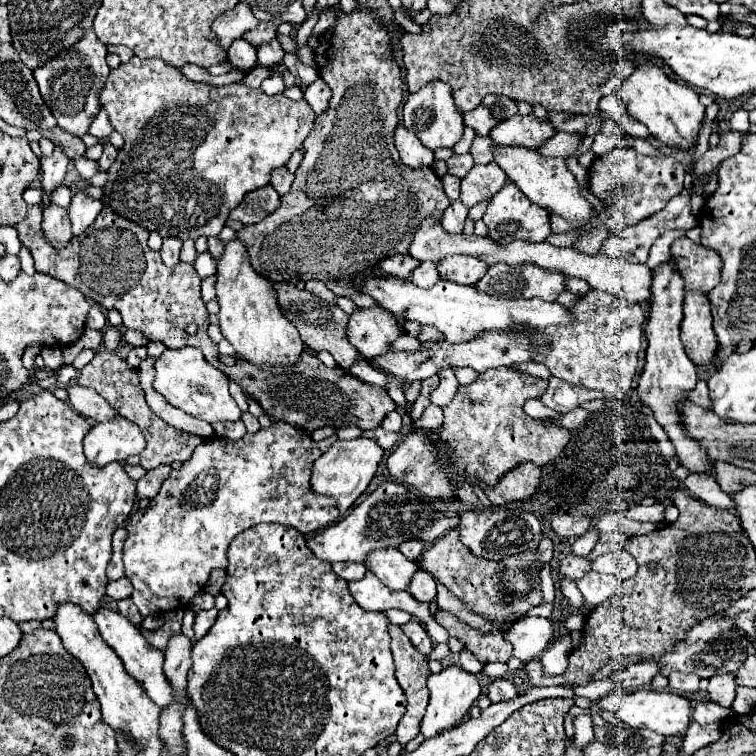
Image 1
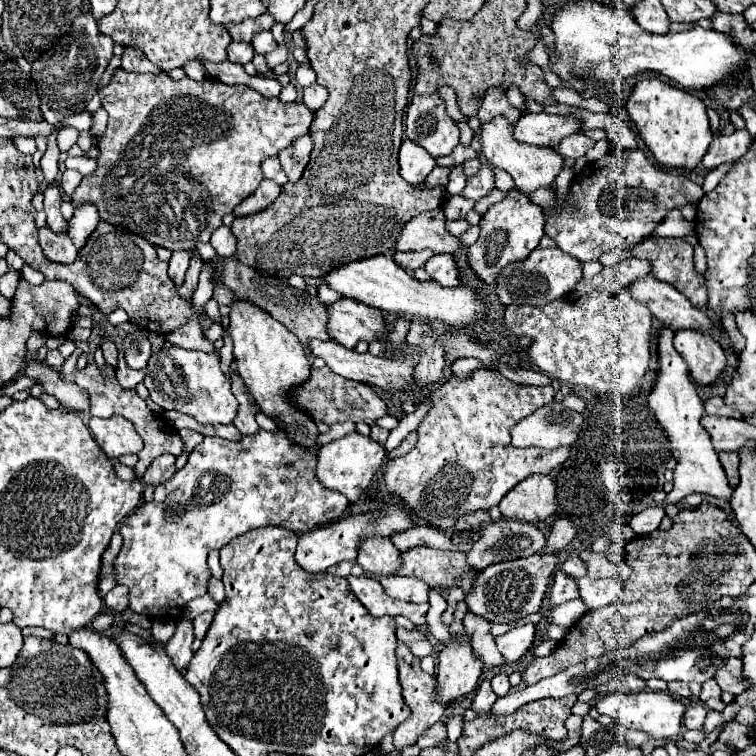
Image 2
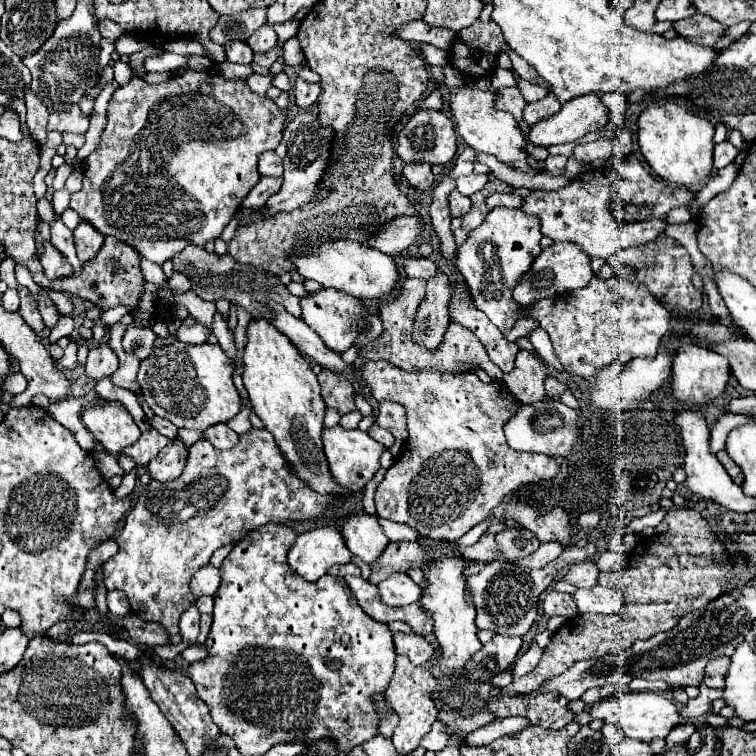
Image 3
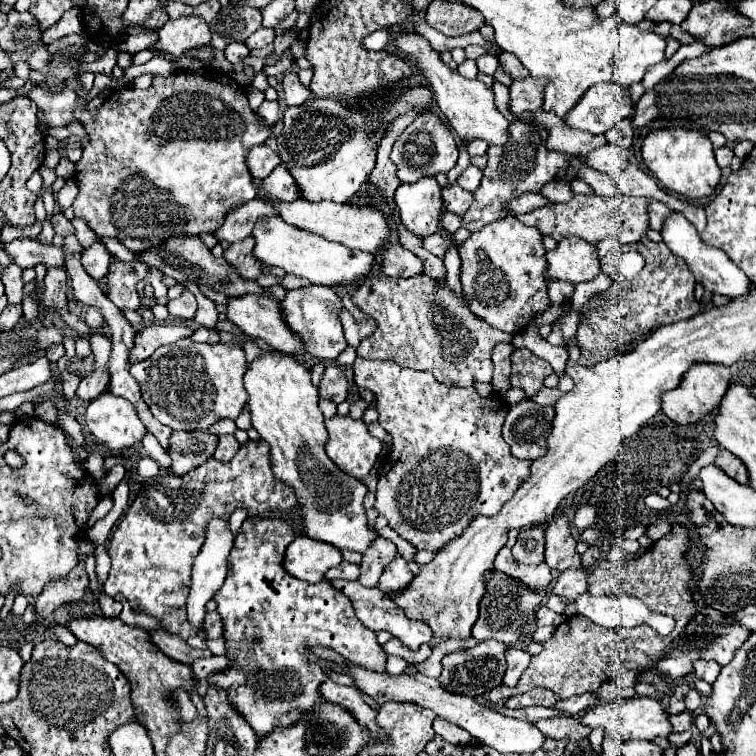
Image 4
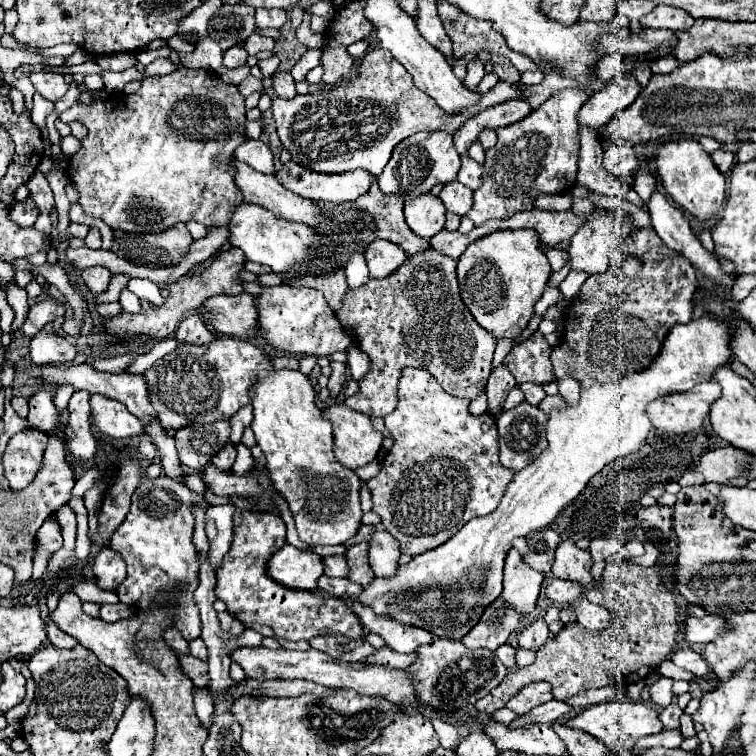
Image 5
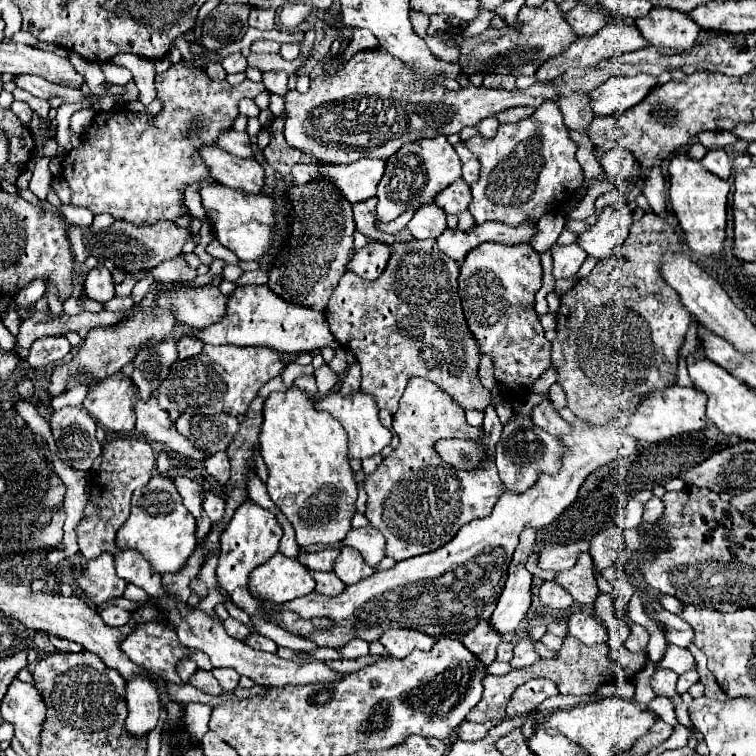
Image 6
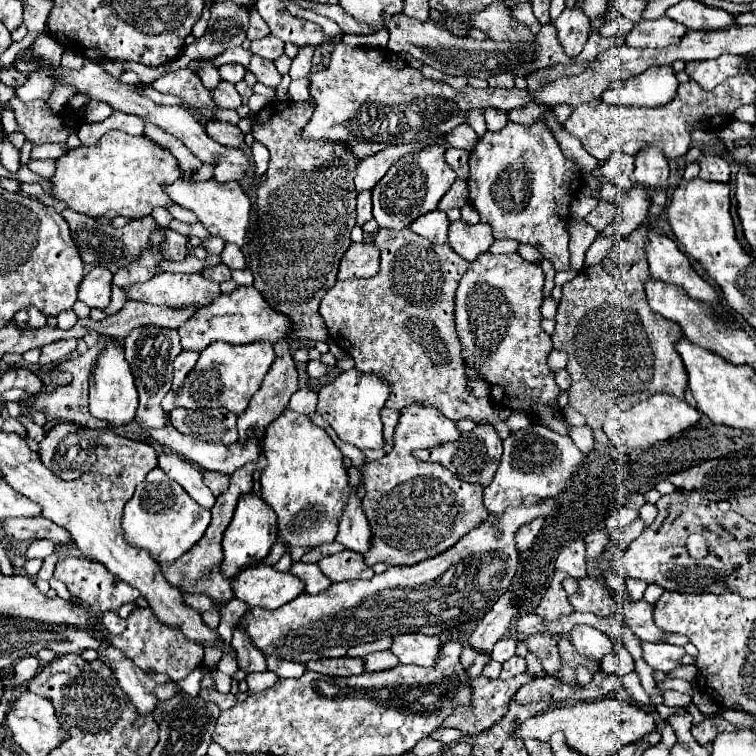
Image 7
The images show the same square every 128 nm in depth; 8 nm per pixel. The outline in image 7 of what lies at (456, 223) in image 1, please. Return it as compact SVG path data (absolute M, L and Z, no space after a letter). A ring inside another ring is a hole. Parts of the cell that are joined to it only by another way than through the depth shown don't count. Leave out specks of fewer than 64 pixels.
M456 178L456 182L452 184L452 188L446 192L446 196L440 200L438 210L446 212L450 208L462 208L464 204L468 204L468 184L460 178Z

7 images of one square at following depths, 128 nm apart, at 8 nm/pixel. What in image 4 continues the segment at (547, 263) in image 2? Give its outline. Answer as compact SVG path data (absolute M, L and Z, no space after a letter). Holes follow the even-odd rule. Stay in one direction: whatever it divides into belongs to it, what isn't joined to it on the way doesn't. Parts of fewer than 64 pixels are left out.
M568 236L558 242L556 250L546 252L546 280L568 280L572 284L588 282L600 274L598 248L582 238Z

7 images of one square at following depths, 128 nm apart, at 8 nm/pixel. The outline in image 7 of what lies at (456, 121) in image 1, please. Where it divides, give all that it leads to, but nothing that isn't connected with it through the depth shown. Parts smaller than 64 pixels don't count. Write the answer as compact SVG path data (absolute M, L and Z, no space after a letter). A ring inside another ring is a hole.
M432 146L424 152L416 152L416 156L404 156L400 164L394 164L384 174L384 178L372 190L372 212L380 228L408 228L418 216L422 216L424 212L432 212L438 206L440 198L456 180L456 174L452 172L452 168L448 168L444 160L444 150L446 148Z

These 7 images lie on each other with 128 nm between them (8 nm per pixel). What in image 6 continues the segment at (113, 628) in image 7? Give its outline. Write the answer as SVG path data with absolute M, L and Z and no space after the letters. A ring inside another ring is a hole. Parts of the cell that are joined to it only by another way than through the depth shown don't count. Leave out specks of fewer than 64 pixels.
M109 606L100 612L102 620L104 620L104 622L108 622L110 626L120 626L120 624L126 624L126 620L128 620L131 615L131 612L126 612L126 610L117 606Z

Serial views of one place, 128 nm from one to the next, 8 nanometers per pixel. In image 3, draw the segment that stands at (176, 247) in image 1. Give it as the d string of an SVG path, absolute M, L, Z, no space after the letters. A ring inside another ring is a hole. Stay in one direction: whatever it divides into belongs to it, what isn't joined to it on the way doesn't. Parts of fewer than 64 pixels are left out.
M174 272L172 278L170 278L170 282L168 282L168 286L172 288L174 294L182 294L182 292L188 292L190 290L190 280L184 274Z

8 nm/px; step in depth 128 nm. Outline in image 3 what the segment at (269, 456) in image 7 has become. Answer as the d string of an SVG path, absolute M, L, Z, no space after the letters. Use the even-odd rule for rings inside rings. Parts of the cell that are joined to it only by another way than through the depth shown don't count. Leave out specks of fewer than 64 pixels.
M252 320L248 326L248 344L244 350L244 386L248 390L254 414L264 422L264 428L274 436L276 446L284 454L290 470L318 494L332 494L336 498L348 498L362 494L338 484L328 468L322 450L322 430L326 404L320 396L320 384L312 372L308 360L264 320ZM364 512L350 514L338 526L346 548L366 564L372 564L372 560L376 560L376 556L380 556L388 544L388 538L380 528L376 516L368 516Z

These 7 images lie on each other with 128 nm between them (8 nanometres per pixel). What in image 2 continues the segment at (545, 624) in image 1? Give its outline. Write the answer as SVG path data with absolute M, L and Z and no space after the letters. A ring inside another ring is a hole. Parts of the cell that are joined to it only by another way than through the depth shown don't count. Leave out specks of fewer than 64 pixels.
M522 624L522 626L512 628L504 636L496 638L496 646L498 646L500 654L504 656L506 664L518 662L532 648L534 630L536 630L534 624Z

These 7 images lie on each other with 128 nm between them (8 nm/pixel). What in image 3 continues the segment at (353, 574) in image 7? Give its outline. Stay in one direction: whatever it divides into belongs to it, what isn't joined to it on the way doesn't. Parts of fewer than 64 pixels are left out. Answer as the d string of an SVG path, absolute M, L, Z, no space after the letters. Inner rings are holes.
M390 542L384 552L370 564L370 584L378 584L390 574L396 572L408 572L410 566L422 568L426 562L426 552L420 544L416 542Z

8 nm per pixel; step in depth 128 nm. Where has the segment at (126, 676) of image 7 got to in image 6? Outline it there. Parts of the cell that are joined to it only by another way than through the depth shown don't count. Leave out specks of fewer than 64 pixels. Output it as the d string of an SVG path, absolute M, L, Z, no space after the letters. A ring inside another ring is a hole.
M132 676L126 682L128 718L126 728L136 738L144 738L158 724L160 698L158 688L148 676Z

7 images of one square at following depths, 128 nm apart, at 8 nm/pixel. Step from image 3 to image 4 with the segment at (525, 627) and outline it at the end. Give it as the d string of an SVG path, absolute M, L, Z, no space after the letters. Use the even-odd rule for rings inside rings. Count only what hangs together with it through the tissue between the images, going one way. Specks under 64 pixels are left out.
M590 546L586 552L584 552L584 556L582 556L582 564L586 566L586 568L590 568L590 566L594 566L596 562L598 562L598 558L600 558L600 554L602 554L602 550L600 550L600 546ZM498 570L492 572L492 580L488 580L488 592L480 602L480 618L472 628L472 638L476 638L478 642L492 638L512 646L544 598L546 592L528 592L526 588L520 588L520 584L516 584L512 578L504 576L502 572Z

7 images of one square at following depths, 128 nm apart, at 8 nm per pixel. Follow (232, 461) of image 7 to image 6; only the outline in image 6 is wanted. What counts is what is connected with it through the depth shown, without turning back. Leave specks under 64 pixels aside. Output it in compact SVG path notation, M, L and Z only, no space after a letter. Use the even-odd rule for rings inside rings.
M154 396L148 402L136 400L134 410L136 410L136 432L142 438L146 438L150 442L162 442L170 450L174 450L190 460L196 460L196 462L202 462L208 458L208 454L204 450L200 450L196 444L190 442L190 438L178 434L168 412L158 406L158 400Z

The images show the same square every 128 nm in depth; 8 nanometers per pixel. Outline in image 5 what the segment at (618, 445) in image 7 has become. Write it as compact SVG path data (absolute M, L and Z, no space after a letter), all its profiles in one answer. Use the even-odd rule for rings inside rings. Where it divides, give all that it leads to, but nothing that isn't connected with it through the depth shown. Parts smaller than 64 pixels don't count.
M712 380L696 384L692 390L668 394L648 404L646 412L652 426L660 432L688 434L702 428L712 400L720 396L720 386Z

